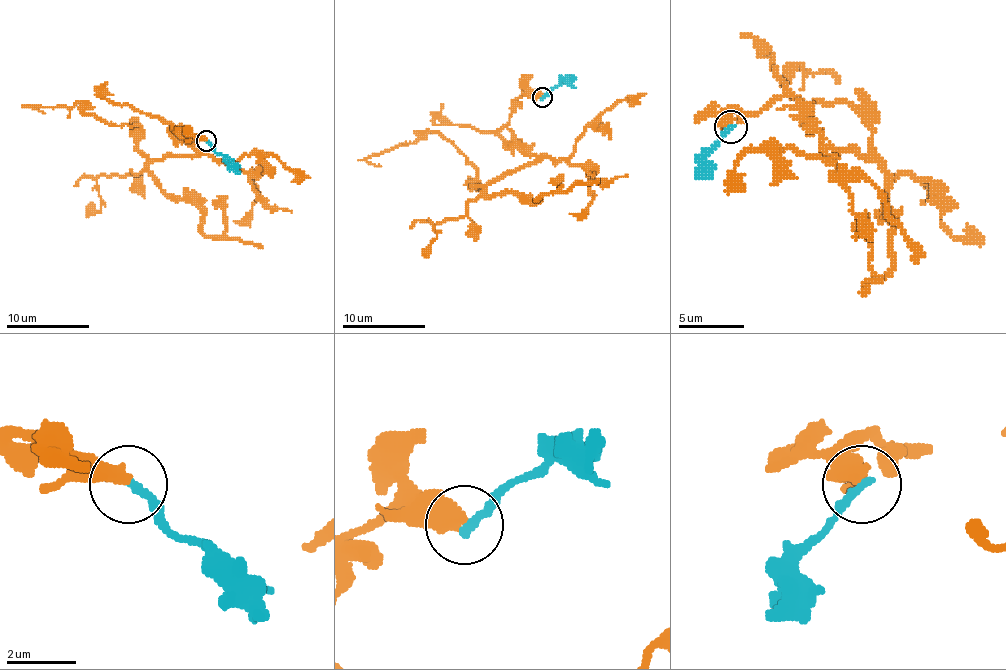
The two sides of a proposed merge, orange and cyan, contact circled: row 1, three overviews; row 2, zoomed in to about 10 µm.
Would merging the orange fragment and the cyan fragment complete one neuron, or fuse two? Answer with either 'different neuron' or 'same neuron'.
different neuron

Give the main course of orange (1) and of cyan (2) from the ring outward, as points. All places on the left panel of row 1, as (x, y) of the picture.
1: (206, 140), (163, 121), (200, 153), (153, 159), (140, 126), (32, 105), (45, 113)
2: (206, 140), (240, 173)

